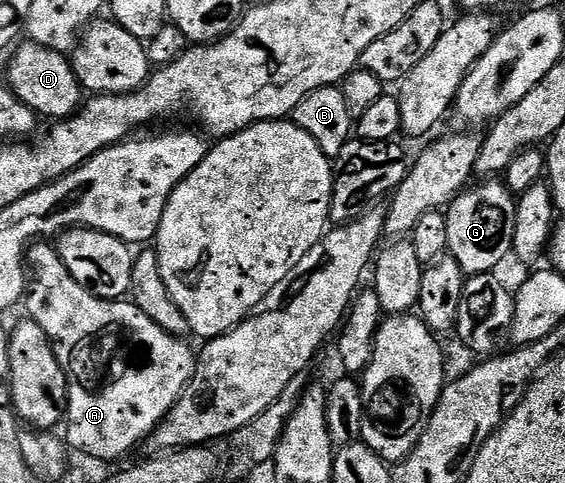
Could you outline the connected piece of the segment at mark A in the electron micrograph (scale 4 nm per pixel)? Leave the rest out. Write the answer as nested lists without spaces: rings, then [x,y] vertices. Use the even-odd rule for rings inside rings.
[[[38,241],[33,244],[29,248],[28,251],[28,275],[29,275],[29,283],[28,283],[28,294],[24,299],[24,307],[27,307],[29,318],[32,318],[36,321],[36,325],[40,325],[40,329],[44,329],[44,333],[48,333],[48,337],[50,338],[50,342],[54,344],[54,352],[56,353],[56,357],[60,361],[60,369],[64,373],[64,377],[66,378],[66,413],[64,416],[64,428],[66,427],[66,433],[64,432],[64,439],[67,444],[73,450],[78,450],[80,454],[87,455],[90,459],[122,459],[125,457],[129,451],[134,451],[140,445],[145,444],[146,440],[150,438],[150,435],[161,425],[162,422],[165,421],[166,415],[170,410],[174,408],[176,405],[176,401],[180,396],[182,396],[182,391],[188,385],[188,381],[194,375],[194,365],[196,362],[196,351],[193,351],[192,348],[186,344],[187,340],[185,338],[179,337],[177,335],[173,335],[172,333],[168,333],[164,329],[160,329],[160,325],[156,325],[156,321],[152,321],[152,317],[148,317],[148,313],[144,313],[141,311],[138,306],[133,301],[123,301],[122,299],[101,299],[99,295],[94,295],[90,292],[87,287],[84,285],[80,285],[80,281],[76,281],[76,277],[72,277],[72,273],[68,273],[68,265],[64,265],[64,261],[58,255],[57,246],[51,245],[46,241]]]

